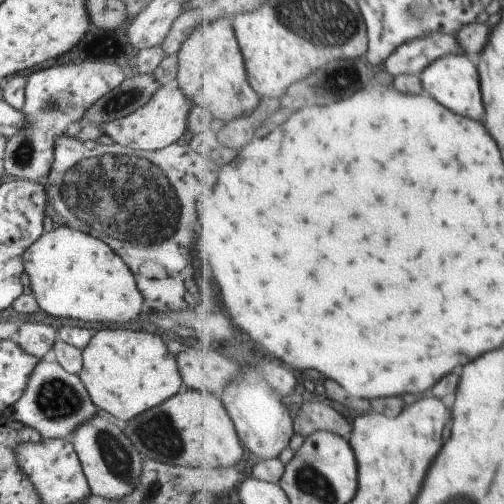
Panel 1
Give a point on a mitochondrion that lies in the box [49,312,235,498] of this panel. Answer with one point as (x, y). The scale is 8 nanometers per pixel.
(153, 431)

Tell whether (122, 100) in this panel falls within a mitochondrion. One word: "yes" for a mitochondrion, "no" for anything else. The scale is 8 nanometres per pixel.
yes

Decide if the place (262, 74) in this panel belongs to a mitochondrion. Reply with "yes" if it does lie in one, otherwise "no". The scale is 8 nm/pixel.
no

